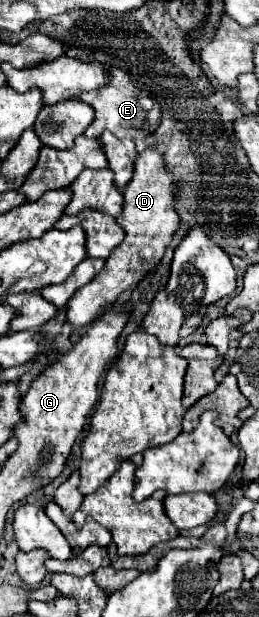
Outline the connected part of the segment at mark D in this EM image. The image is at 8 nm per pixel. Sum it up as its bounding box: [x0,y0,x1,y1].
[66,147,178,333]

